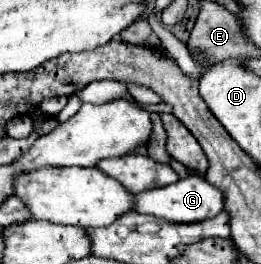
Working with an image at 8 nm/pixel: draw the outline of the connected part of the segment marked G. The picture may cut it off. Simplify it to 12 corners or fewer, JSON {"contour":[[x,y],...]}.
{"contour":[[204,177],[134,195],[138,213],[174,223],[216,217],[224,189]]}

